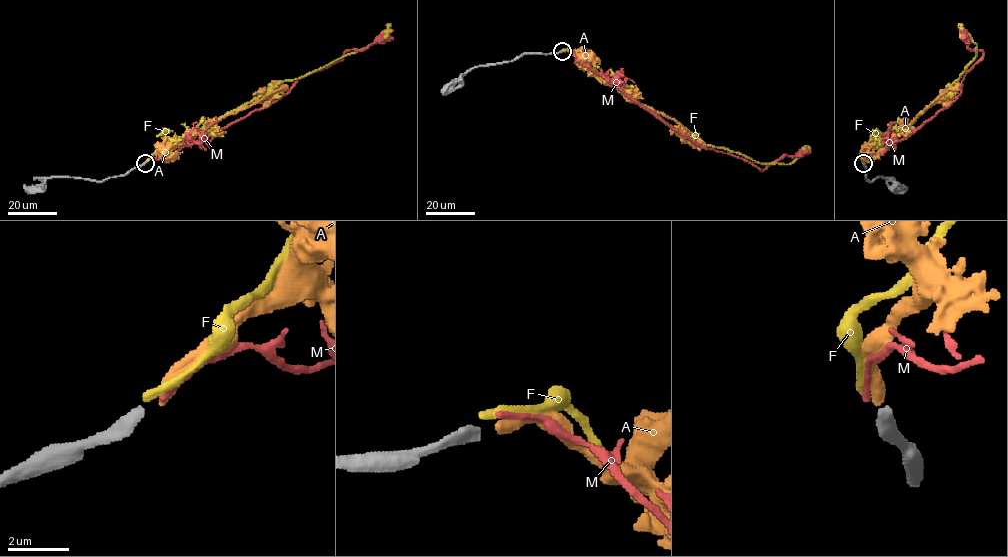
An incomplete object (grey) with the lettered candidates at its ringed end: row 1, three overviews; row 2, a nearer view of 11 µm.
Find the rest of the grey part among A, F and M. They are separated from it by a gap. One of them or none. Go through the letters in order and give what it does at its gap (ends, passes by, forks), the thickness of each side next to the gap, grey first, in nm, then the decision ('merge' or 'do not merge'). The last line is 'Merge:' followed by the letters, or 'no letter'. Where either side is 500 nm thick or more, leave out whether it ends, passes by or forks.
A: it ends there; 400 nm thick on the grey side, 400 nm on the other; merge
F: it ends there; 400 nm thick on the grey side, 260 nm on the other; do not merge
M: it ends there; 400 nm thick on the grey side, 240 nm on the other; do not merge
Merge: A

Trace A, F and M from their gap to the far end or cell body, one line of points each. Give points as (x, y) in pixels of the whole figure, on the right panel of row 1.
A: (863, 163), (866, 155), (880, 152), (931, 103), (956, 84), (940, 95)
F: (862, 162), (862, 155), (875, 141), (891, 140), (922, 111), (943, 97), (974, 58), (976, 44), (958, 24)
M: (862, 162), (864, 158), (882, 155), (959, 96), (965, 74), (983, 52), (971, 50), (968, 36), (959, 30)

